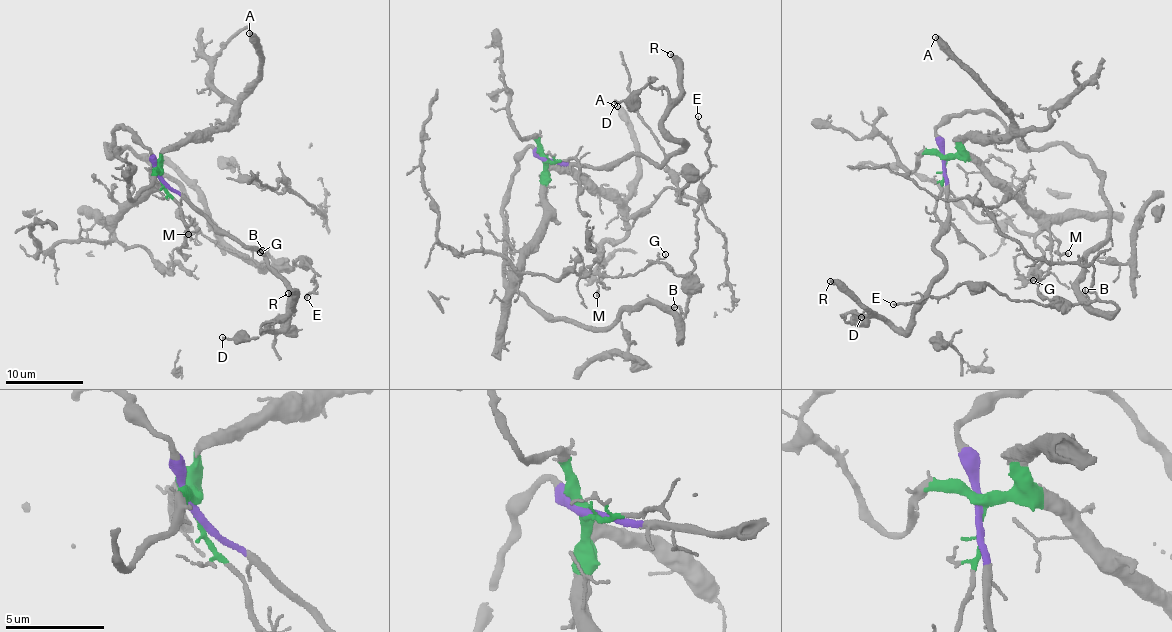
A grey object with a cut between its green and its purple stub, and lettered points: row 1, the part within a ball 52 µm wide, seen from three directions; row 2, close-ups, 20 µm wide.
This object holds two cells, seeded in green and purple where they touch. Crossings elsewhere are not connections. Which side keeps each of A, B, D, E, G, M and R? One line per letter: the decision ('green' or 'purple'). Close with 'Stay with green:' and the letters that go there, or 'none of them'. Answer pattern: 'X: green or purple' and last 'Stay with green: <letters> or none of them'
A: green
B: purple
D: purple
E: purple
G: purple
M: purple
R: purple
Stay with green: A

